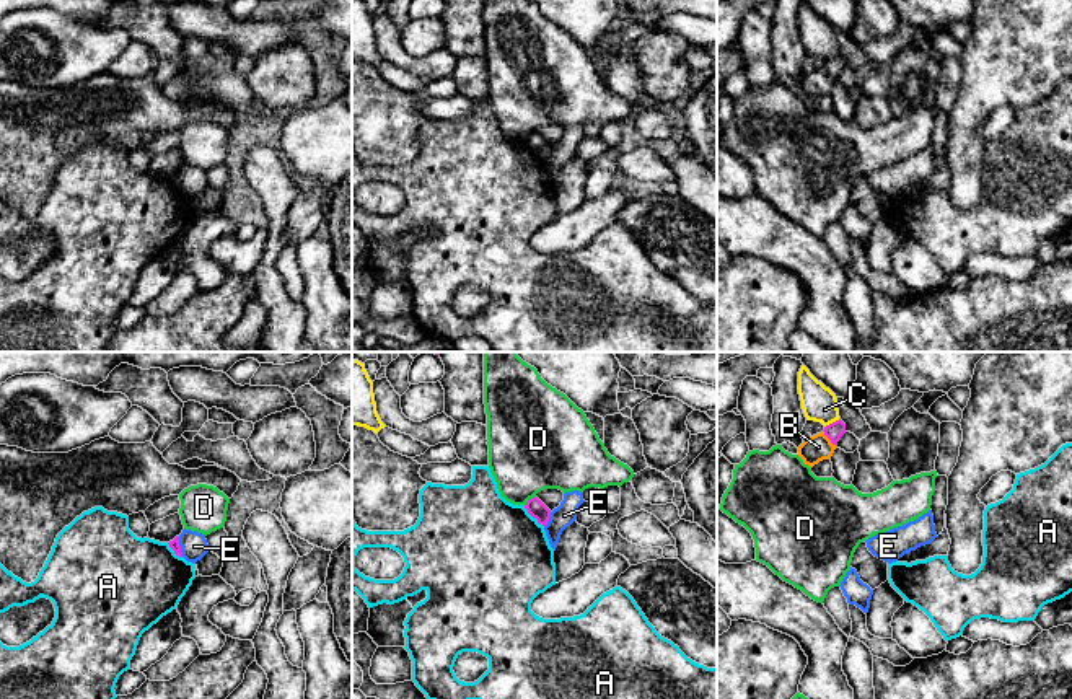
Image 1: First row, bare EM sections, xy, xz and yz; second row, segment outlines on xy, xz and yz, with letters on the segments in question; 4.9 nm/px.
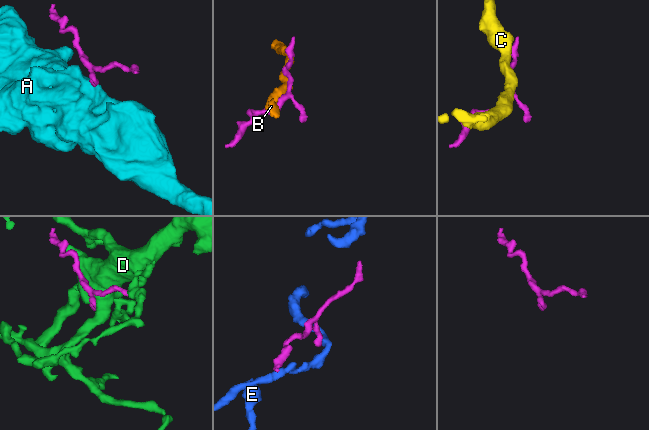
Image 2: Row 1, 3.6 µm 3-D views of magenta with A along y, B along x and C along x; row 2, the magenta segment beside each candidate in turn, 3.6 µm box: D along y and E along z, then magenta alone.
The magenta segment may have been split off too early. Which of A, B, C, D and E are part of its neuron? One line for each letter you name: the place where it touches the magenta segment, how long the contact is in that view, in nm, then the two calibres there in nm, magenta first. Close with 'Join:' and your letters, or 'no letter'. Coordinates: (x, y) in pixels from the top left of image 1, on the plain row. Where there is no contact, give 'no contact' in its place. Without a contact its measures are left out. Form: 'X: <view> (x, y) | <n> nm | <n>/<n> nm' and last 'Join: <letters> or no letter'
Join: no letter

